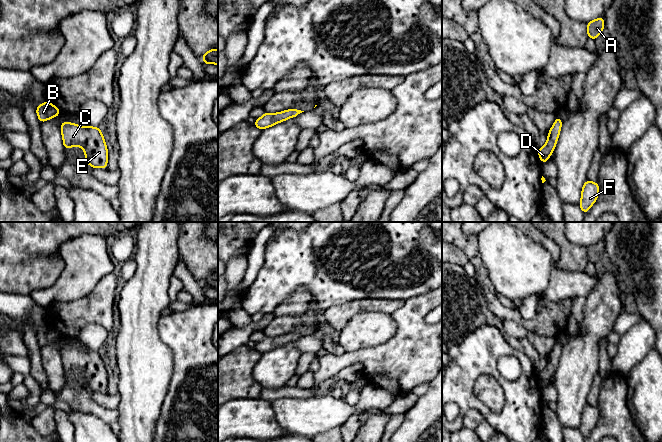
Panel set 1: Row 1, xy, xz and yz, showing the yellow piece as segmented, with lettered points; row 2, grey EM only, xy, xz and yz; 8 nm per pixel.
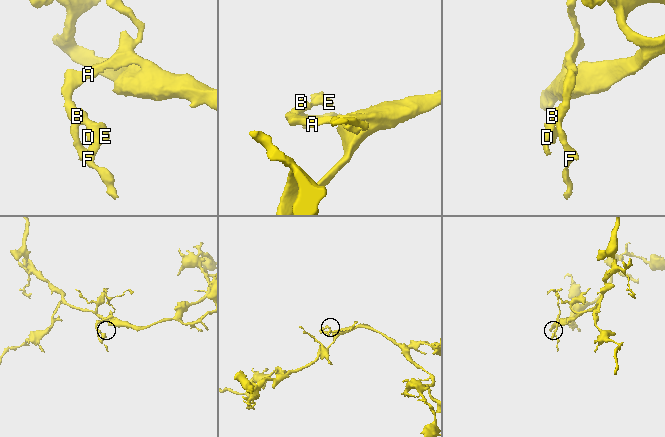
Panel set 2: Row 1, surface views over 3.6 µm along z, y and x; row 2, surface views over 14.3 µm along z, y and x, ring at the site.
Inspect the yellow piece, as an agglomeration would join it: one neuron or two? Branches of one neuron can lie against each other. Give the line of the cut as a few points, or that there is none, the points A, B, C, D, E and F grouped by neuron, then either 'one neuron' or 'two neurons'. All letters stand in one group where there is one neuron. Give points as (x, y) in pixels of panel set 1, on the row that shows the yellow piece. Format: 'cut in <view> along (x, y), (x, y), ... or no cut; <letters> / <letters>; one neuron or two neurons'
no cut; A B C D E F; one neuron

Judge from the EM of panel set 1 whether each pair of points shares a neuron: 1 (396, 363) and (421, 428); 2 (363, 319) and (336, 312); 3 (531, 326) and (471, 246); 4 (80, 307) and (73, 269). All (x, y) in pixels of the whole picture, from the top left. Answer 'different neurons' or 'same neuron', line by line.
1: different neurons
2: different neurons
3: same neuron
4: different neurons

